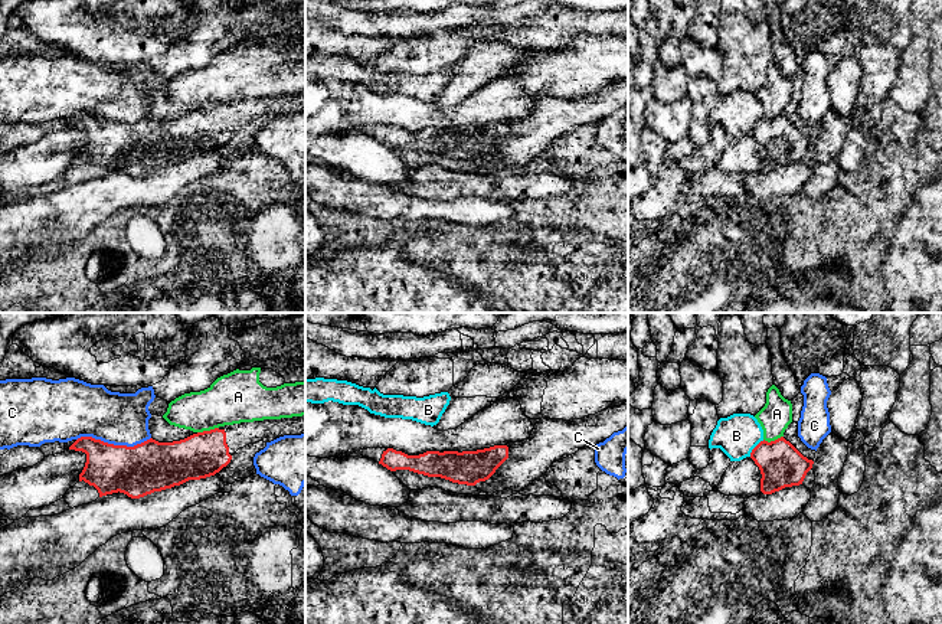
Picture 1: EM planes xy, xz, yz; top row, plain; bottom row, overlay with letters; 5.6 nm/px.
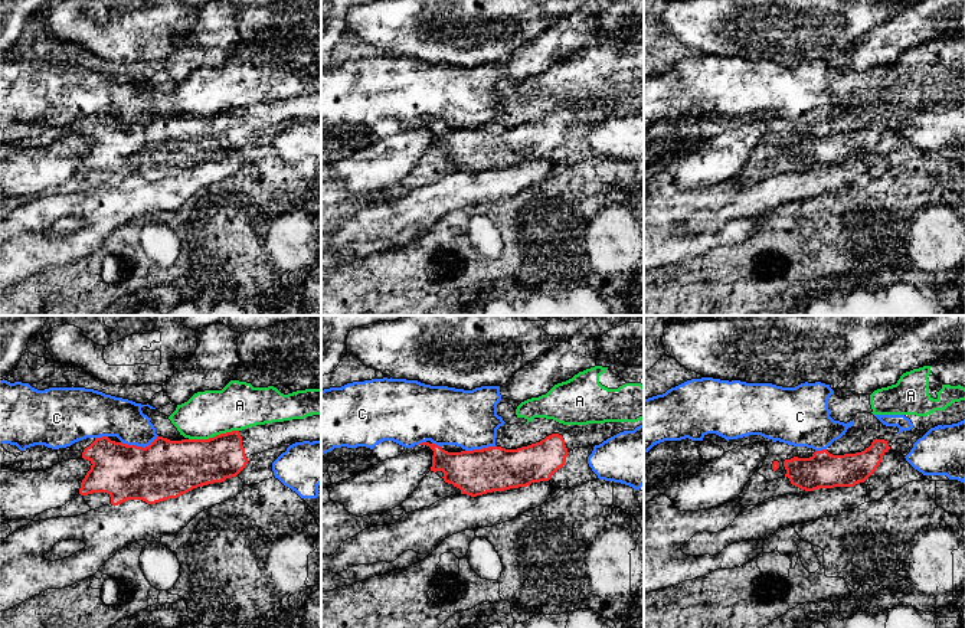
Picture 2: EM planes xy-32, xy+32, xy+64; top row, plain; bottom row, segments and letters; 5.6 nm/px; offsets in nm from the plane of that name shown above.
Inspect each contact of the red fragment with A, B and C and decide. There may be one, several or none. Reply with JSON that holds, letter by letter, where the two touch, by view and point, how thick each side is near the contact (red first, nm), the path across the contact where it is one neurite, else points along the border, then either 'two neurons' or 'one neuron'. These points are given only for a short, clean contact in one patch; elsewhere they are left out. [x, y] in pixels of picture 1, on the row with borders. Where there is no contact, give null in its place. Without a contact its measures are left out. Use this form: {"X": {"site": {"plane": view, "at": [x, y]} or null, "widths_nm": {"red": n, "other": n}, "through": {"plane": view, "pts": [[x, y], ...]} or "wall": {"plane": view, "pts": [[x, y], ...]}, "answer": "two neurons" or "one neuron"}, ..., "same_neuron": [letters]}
{"A": {"site": {"plane": "xy", "at": [208, 431]}, "widths_nm": {"red": 260, "other": 280}, "answer": "two neurons"}, "B": {"site": {"plane": "yz", "at": [755, 447]}, "widths_nm": {"red": 240, "other": 240}, "wall": {"plane": "yz", "pts": [[764, 440], [749, 456]]}, "answer": "two neurons"}, "C": {"site": {"plane": "xy", "at": [113, 444]}, "widths_nm": {"red": 280, "other": 300}, "answer": "two neurons"}, "same_neuron": []}

